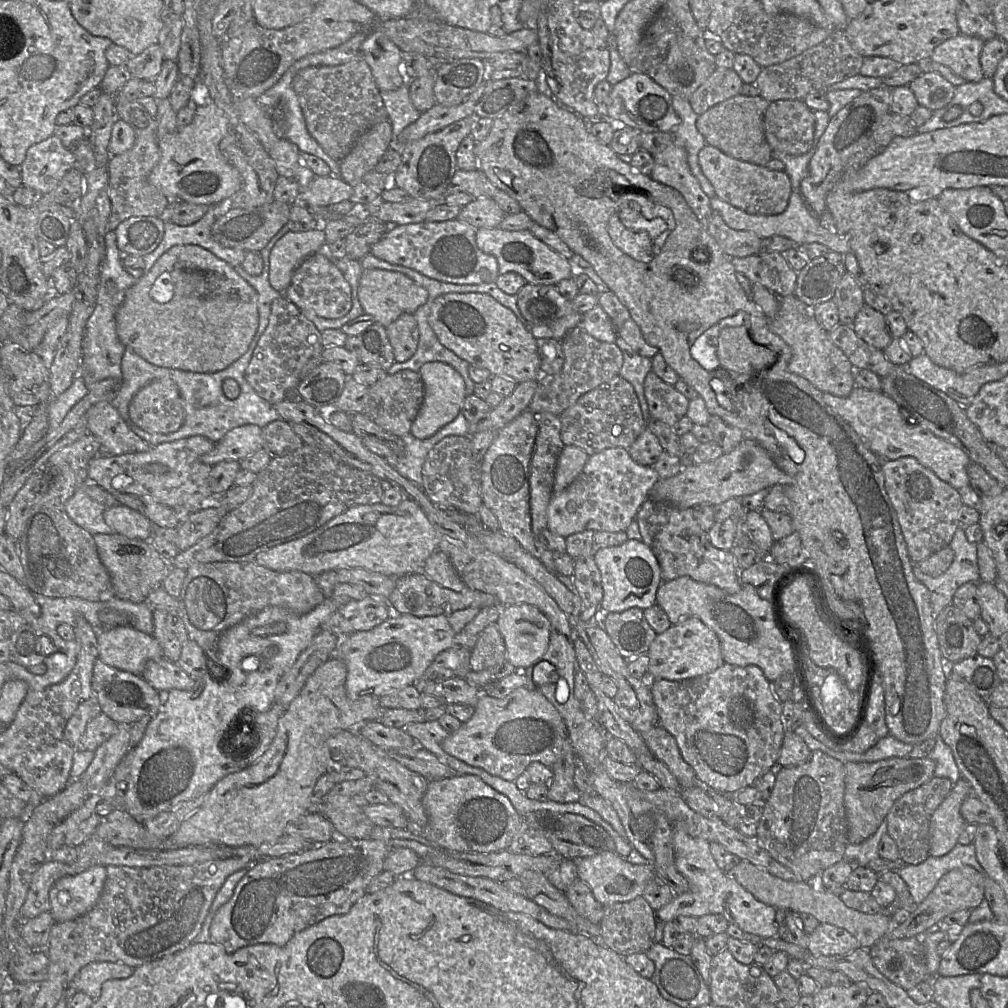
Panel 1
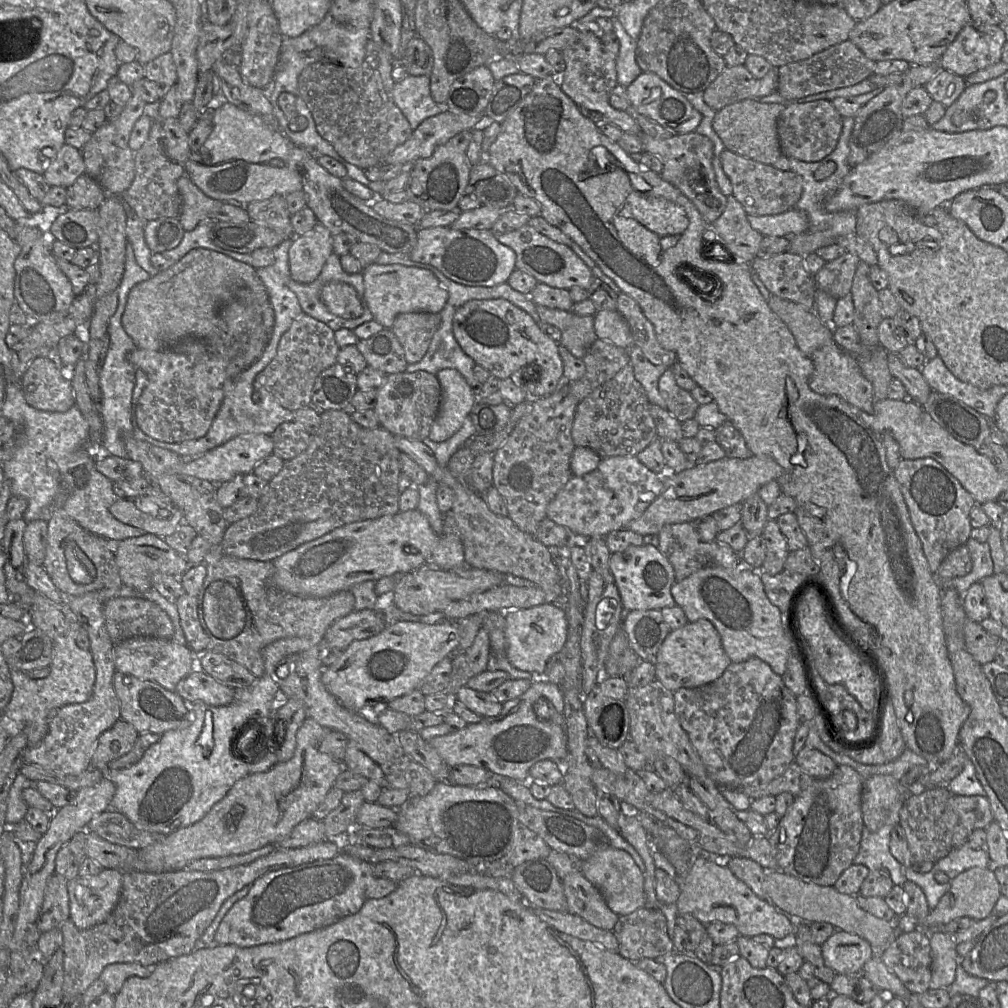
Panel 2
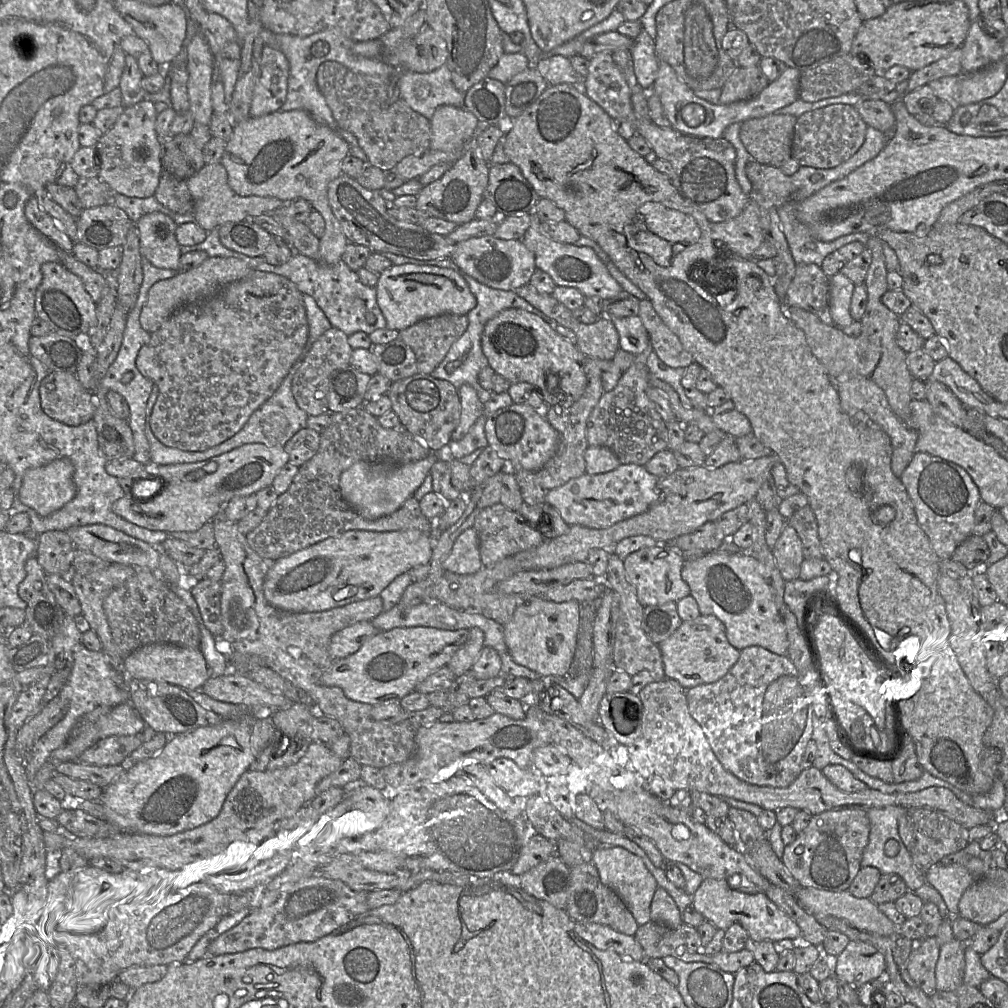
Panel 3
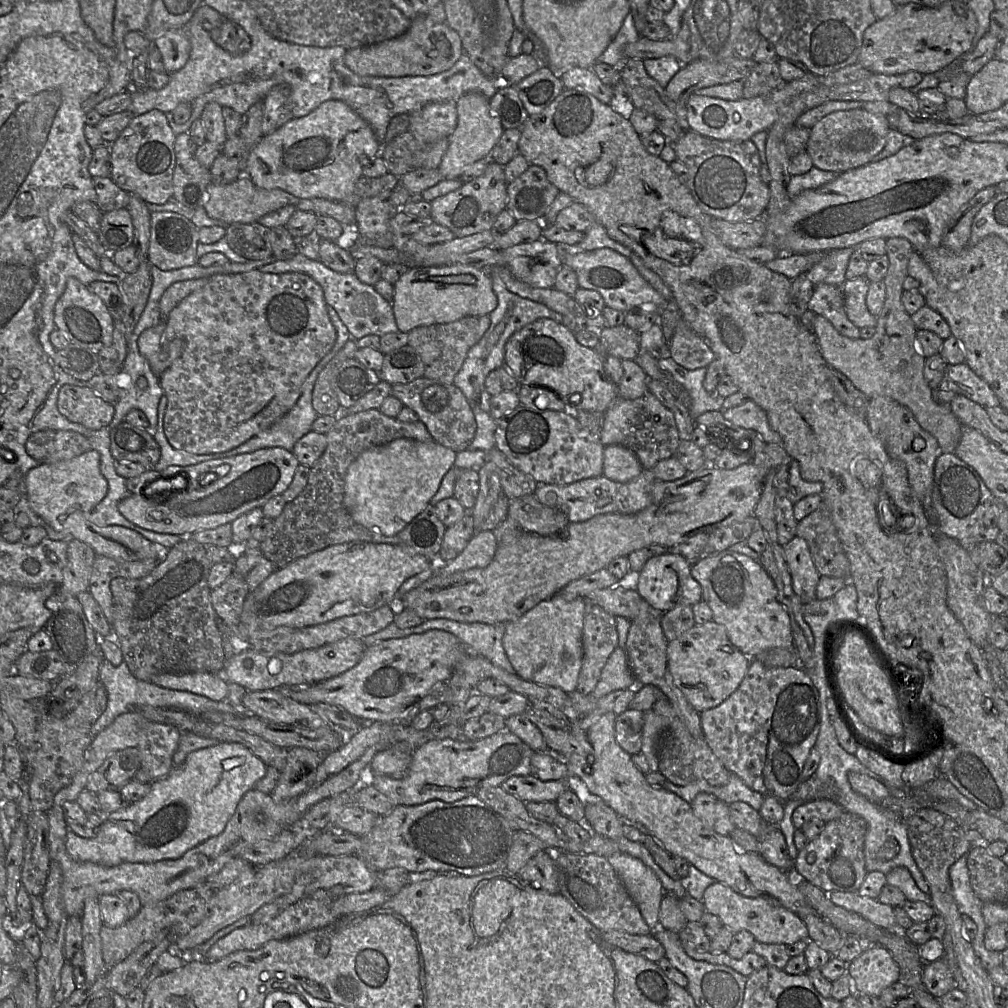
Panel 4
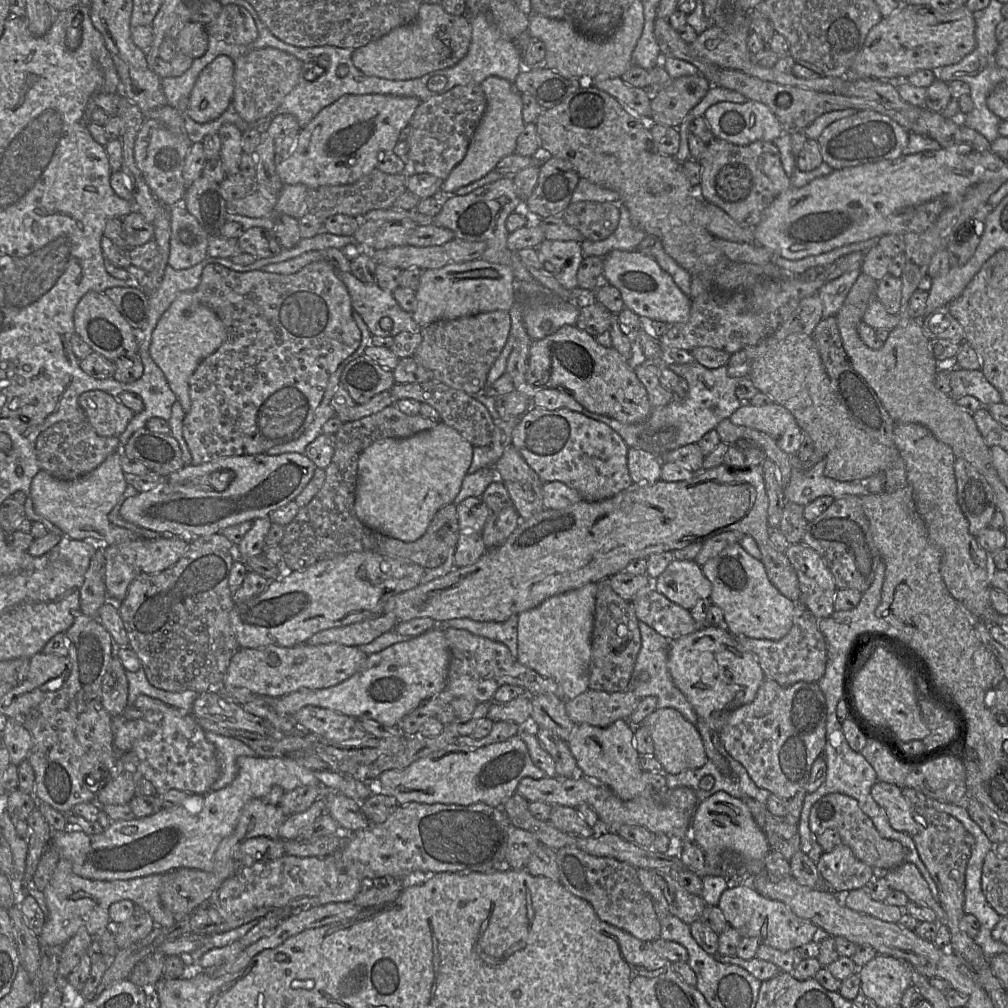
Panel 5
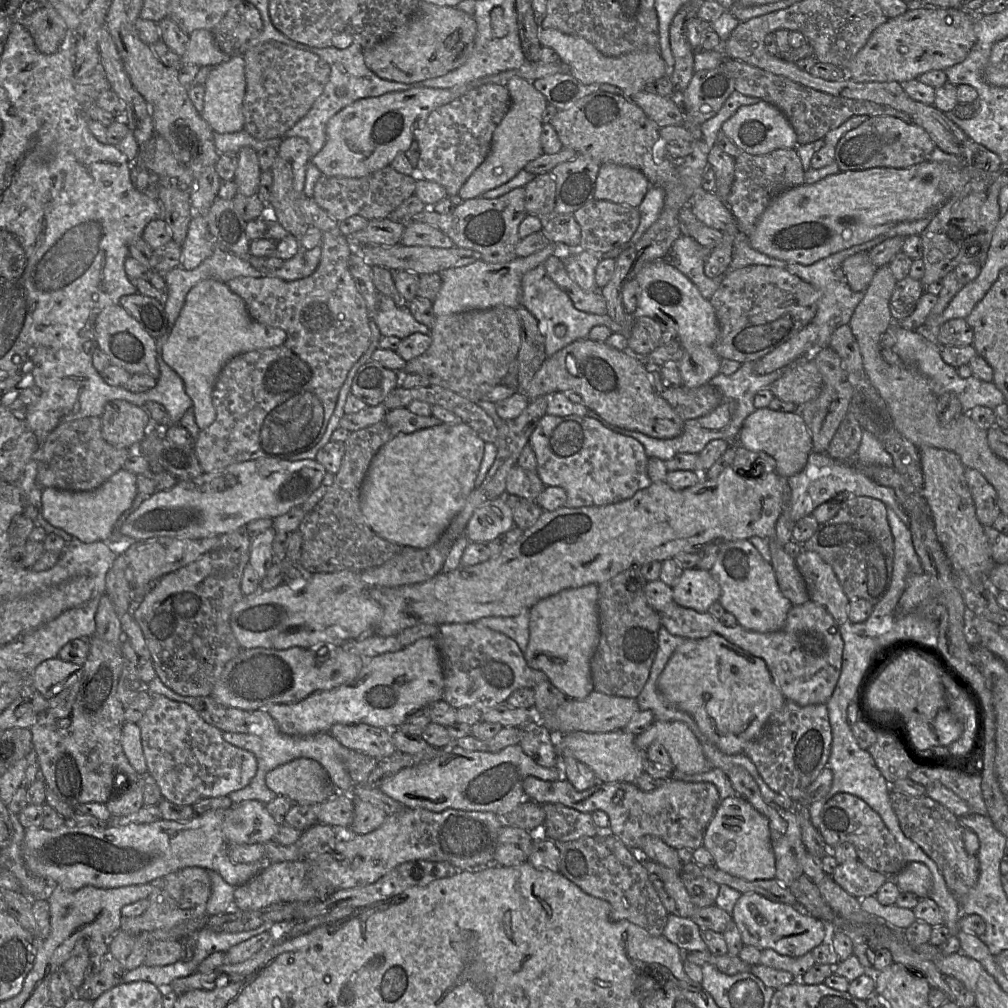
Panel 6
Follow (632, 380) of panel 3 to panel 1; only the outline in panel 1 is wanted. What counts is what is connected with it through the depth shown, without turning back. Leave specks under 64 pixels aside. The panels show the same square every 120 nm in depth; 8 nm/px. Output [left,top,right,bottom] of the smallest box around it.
[560,374,648,456]

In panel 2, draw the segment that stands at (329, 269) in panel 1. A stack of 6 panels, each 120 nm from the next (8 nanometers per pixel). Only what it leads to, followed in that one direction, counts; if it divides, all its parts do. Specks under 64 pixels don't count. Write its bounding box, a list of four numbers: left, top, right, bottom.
[321,281,363,319]

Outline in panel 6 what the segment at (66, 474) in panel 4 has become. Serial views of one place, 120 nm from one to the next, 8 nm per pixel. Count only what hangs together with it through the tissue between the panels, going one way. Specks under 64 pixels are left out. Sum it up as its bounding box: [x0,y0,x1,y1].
[41,468,139,543]

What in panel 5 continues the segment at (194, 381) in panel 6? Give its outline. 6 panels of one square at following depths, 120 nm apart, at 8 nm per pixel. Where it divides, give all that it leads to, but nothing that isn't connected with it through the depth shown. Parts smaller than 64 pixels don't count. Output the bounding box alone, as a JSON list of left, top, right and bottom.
[149,290,226,413]

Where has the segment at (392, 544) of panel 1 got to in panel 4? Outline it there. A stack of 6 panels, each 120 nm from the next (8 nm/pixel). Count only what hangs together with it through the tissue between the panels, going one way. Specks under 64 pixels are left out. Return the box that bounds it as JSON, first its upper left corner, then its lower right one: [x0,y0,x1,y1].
[218,541,431,642]

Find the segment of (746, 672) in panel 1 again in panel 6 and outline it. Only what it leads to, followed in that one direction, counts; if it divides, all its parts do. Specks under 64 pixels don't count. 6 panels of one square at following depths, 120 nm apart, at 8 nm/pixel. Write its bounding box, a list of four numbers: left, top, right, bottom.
[743,700,832,867]

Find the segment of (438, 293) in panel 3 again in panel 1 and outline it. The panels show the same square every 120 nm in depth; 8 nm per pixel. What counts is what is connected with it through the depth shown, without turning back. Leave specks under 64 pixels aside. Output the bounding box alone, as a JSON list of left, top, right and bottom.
[358,269,429,328]

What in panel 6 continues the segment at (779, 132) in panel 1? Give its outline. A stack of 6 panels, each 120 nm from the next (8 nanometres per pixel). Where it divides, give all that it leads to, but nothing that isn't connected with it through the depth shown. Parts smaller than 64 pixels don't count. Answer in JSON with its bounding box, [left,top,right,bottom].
[834,116,936,171]

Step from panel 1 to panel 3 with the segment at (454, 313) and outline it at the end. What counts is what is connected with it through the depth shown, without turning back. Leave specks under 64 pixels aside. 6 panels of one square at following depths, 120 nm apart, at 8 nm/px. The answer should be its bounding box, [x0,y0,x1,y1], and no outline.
[481,308,586,407]

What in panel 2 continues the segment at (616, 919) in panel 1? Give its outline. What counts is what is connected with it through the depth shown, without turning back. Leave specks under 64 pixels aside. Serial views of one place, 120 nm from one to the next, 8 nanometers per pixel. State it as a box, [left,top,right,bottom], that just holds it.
[612,906,674,962]

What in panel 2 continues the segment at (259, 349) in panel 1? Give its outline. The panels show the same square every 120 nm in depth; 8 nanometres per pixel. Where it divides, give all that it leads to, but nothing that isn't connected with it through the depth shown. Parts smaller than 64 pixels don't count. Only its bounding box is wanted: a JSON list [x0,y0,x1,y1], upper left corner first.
[257,313,340,412]

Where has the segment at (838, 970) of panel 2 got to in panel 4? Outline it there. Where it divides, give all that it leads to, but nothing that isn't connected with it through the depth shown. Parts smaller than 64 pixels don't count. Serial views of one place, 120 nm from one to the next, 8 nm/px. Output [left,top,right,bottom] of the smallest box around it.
[847,945,900,997]

